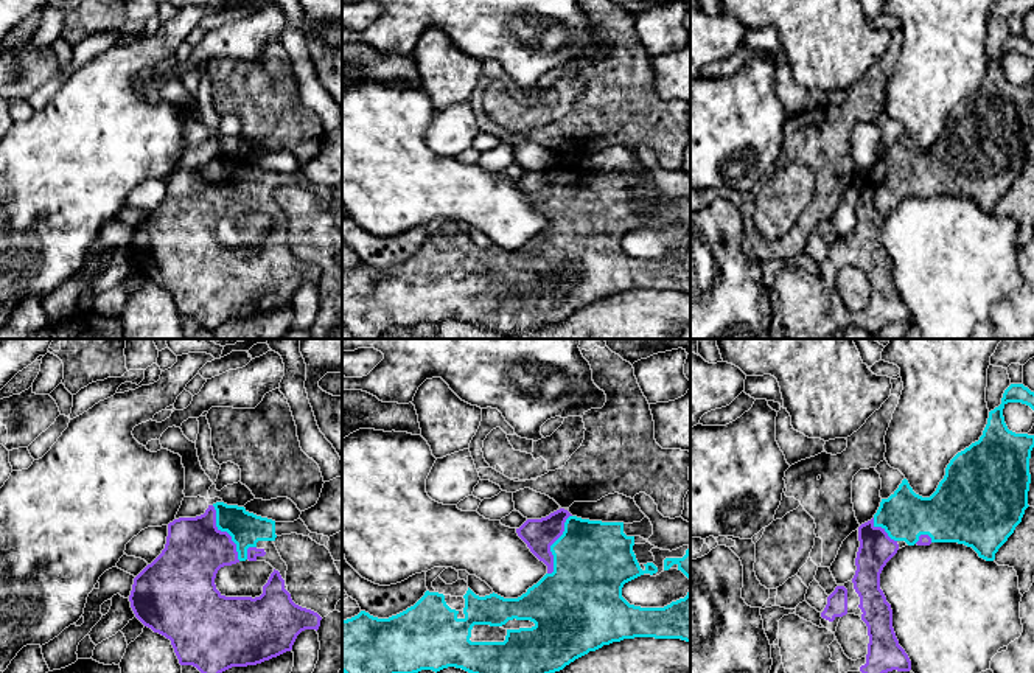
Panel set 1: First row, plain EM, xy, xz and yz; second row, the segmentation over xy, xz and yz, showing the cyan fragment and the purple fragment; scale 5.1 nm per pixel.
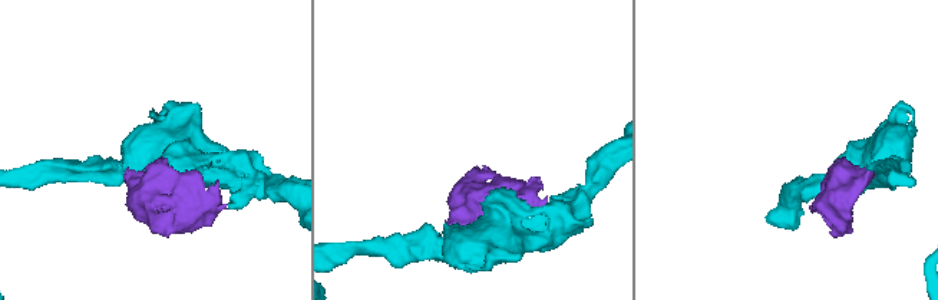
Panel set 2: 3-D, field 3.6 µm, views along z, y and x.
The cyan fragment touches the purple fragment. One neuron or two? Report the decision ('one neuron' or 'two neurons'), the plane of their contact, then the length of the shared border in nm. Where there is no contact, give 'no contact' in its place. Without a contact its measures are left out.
one neuron; meets cyan in xz; contact 340 nm long

